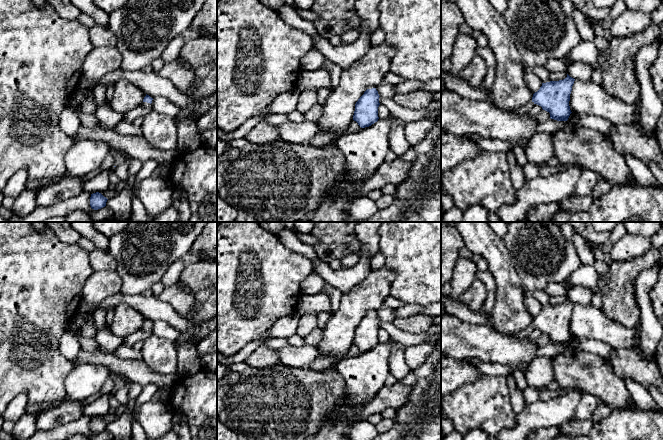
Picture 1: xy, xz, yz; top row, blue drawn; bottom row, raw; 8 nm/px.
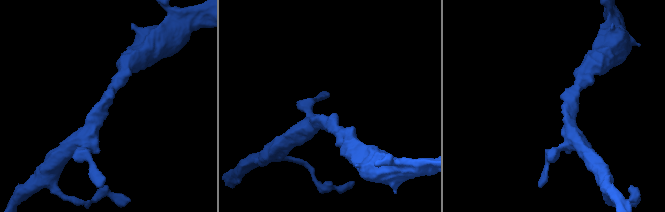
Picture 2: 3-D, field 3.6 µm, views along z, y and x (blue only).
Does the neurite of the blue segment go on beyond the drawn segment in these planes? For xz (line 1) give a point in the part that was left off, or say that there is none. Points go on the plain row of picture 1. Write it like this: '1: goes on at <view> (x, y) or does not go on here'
1: does not go on here

